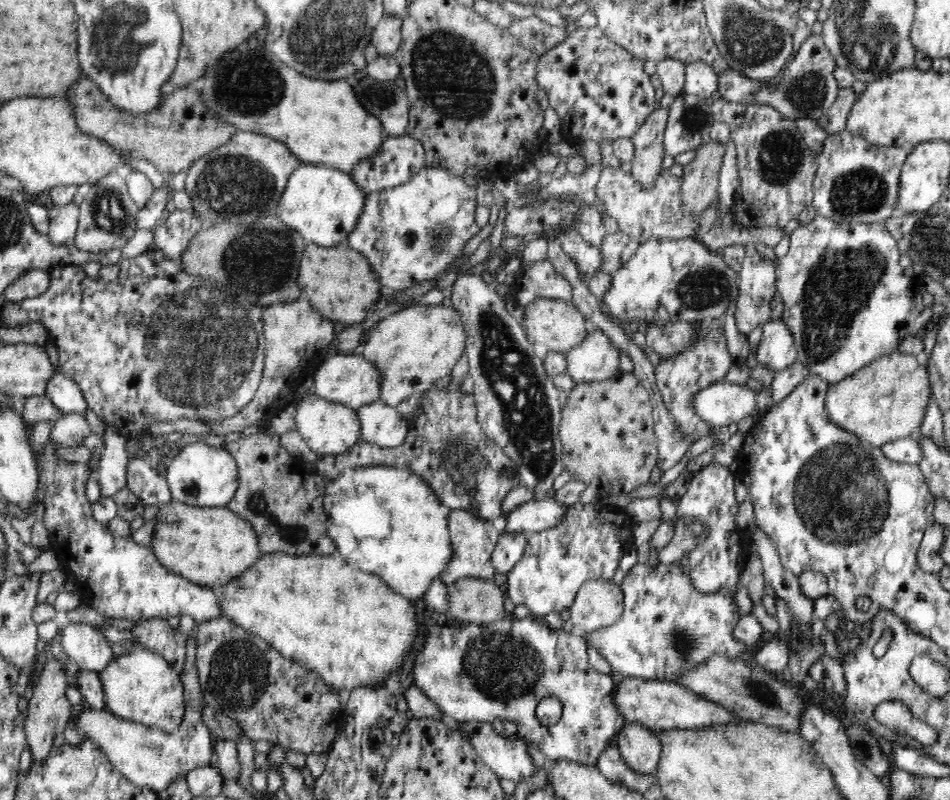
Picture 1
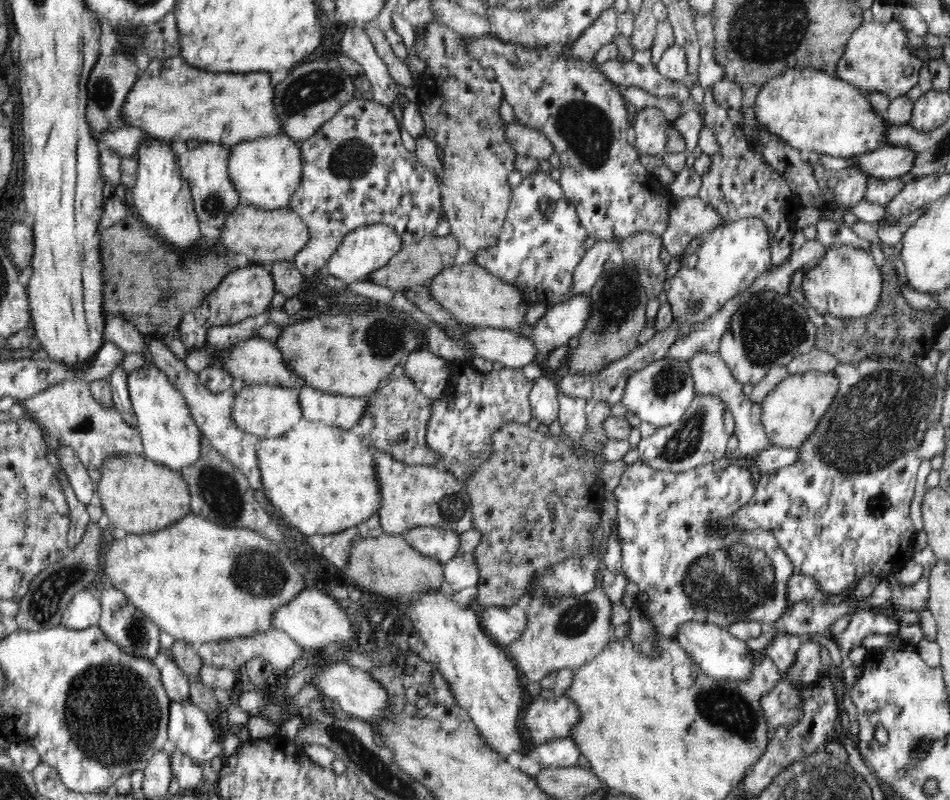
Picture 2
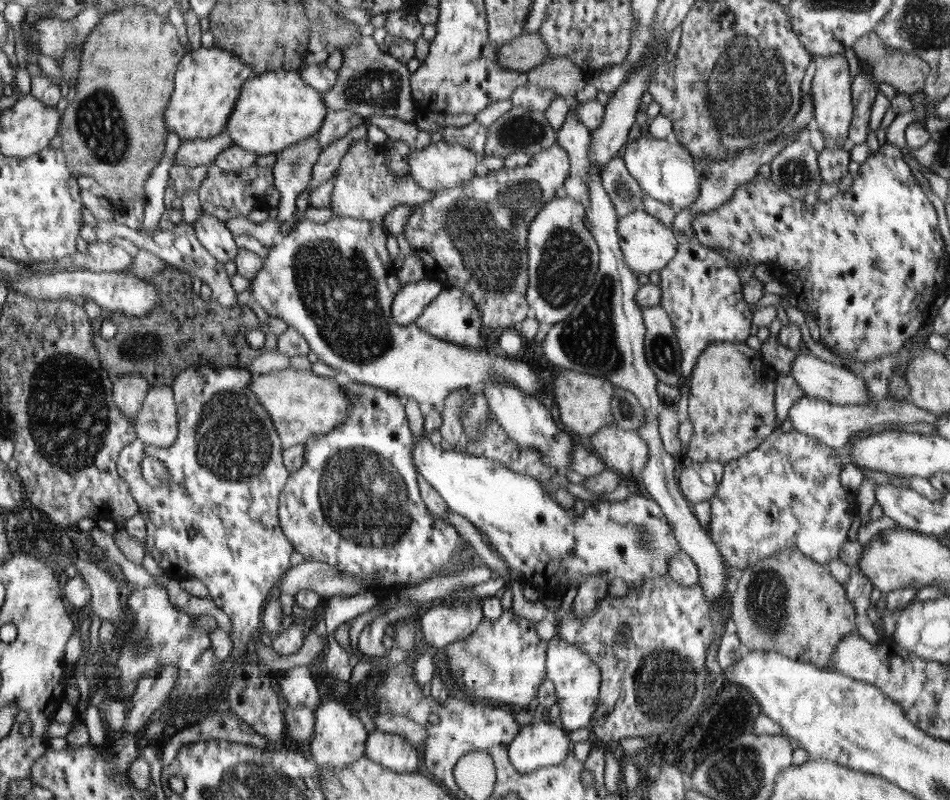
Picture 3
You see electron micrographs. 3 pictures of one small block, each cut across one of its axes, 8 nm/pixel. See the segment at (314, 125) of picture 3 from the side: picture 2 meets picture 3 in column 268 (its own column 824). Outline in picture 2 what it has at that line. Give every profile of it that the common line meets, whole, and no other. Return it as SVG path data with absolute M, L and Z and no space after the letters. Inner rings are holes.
M789 69L784 72L784 76L772 76L764 82L758 98L755 98L754 112L762 122L760 127L764 127L764 131L776 135L802 154L820 152L840 158L852 158L887 145L884 118L874 112L868 96L836 74L830 75L816 69Z

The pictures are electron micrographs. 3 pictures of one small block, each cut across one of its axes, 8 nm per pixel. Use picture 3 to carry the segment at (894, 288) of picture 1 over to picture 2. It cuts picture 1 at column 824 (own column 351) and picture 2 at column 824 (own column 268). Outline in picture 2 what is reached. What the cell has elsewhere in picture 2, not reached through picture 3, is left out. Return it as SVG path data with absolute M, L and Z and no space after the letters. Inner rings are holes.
M845 243L827 247L822 258L805 271L801 291L807 305L820 314L832 314L839 319L863 317L880 303L883 276L869 251Z

